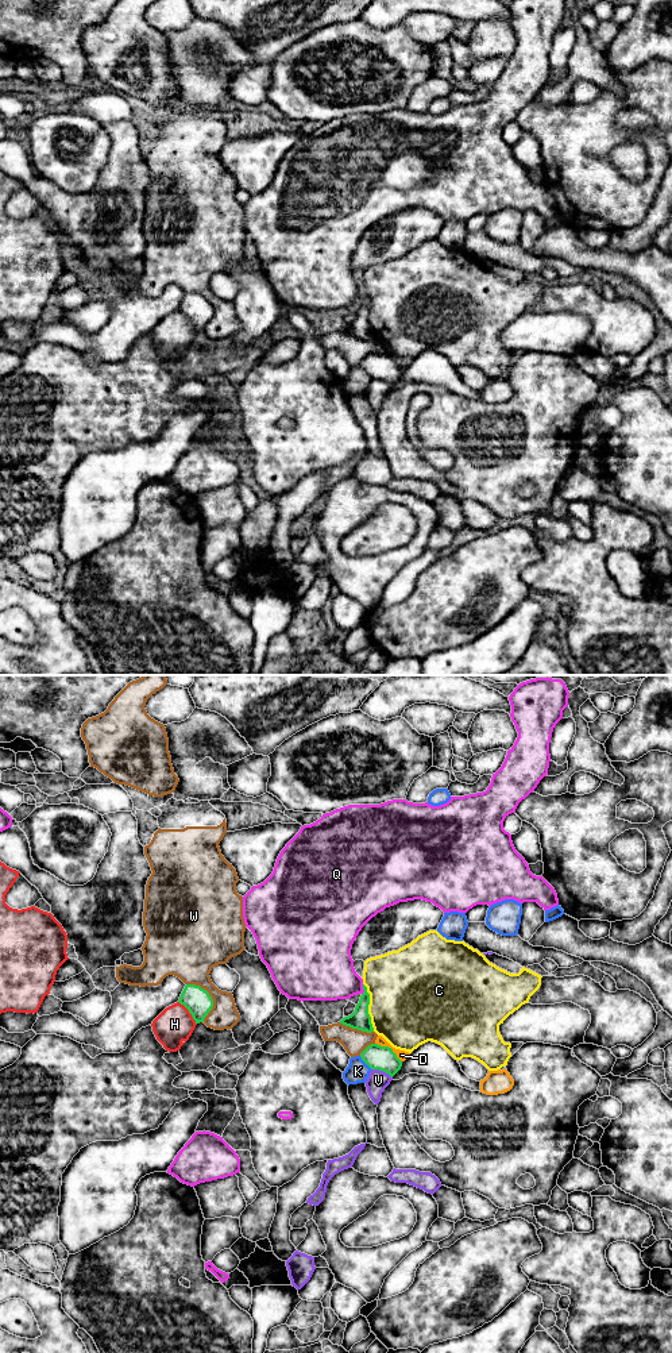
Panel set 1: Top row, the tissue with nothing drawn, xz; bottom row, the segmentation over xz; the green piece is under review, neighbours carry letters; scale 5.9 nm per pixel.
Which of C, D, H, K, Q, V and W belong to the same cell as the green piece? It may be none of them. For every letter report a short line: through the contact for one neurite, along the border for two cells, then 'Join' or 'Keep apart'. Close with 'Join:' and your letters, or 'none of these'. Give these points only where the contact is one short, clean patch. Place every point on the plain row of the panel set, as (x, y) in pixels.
C: Keep apart
D: Line: xz (375, 351), (389, 355), (401, 370). Keep apart
H: Keep apart
K: Keep apart
Q: Keep apart
V: Keep apart
W: Keep apart
Join: none of these

